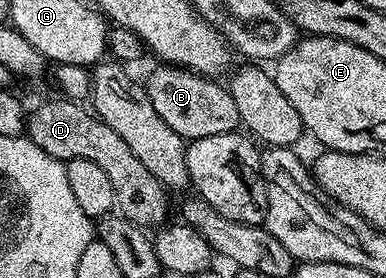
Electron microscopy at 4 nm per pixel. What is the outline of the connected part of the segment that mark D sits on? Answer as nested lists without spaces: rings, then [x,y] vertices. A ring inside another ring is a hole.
[[[68,99],[45,101],[27,117],[27,136],[30,141],[47,151],[56,161],[71,159],[91,159],[99,163],[100,169],[111,179],[111,191],[115,195],[115,209],[133,225],[160,227],[166,224],[169,213],[169,197],[164,185],[131,152],[131,147],[123,143],[120,135],[115,135],[107,123],[103,123],[84,104]]]

